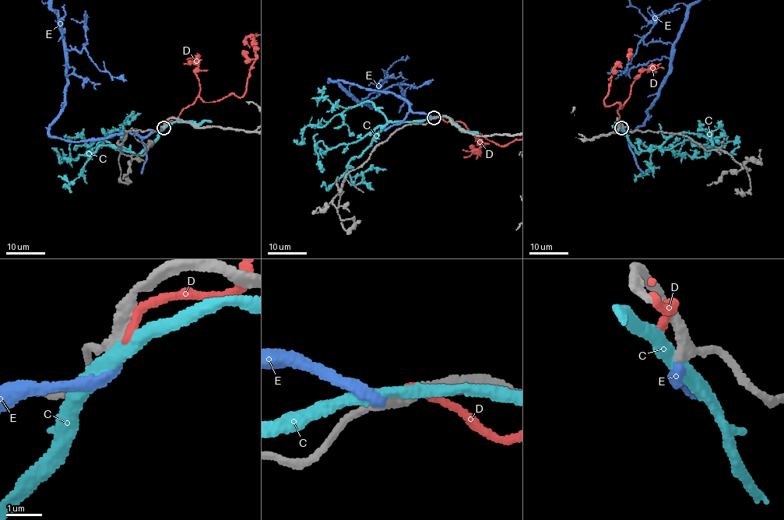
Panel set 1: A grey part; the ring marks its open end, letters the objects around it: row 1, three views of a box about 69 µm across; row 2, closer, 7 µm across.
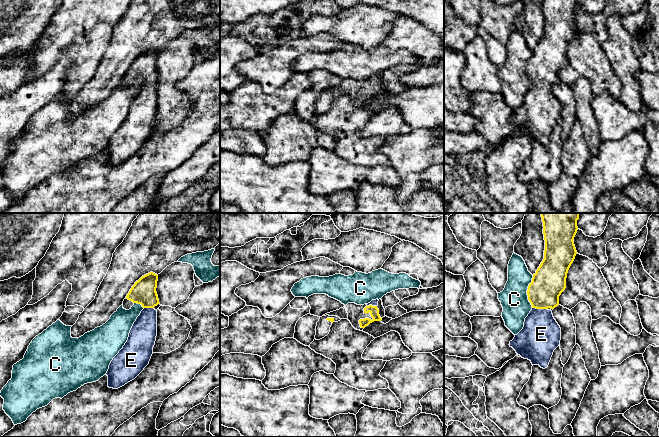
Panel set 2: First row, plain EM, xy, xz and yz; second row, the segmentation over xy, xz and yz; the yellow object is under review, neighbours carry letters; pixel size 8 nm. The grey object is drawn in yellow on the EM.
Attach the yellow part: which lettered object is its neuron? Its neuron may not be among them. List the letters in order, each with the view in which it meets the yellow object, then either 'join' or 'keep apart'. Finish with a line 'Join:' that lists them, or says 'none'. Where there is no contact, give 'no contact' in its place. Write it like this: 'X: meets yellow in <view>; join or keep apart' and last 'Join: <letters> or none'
C: meets yellow in yz; keep apart
D: no contact; keep apart
E: meets yellow in yz; join
Join: E

